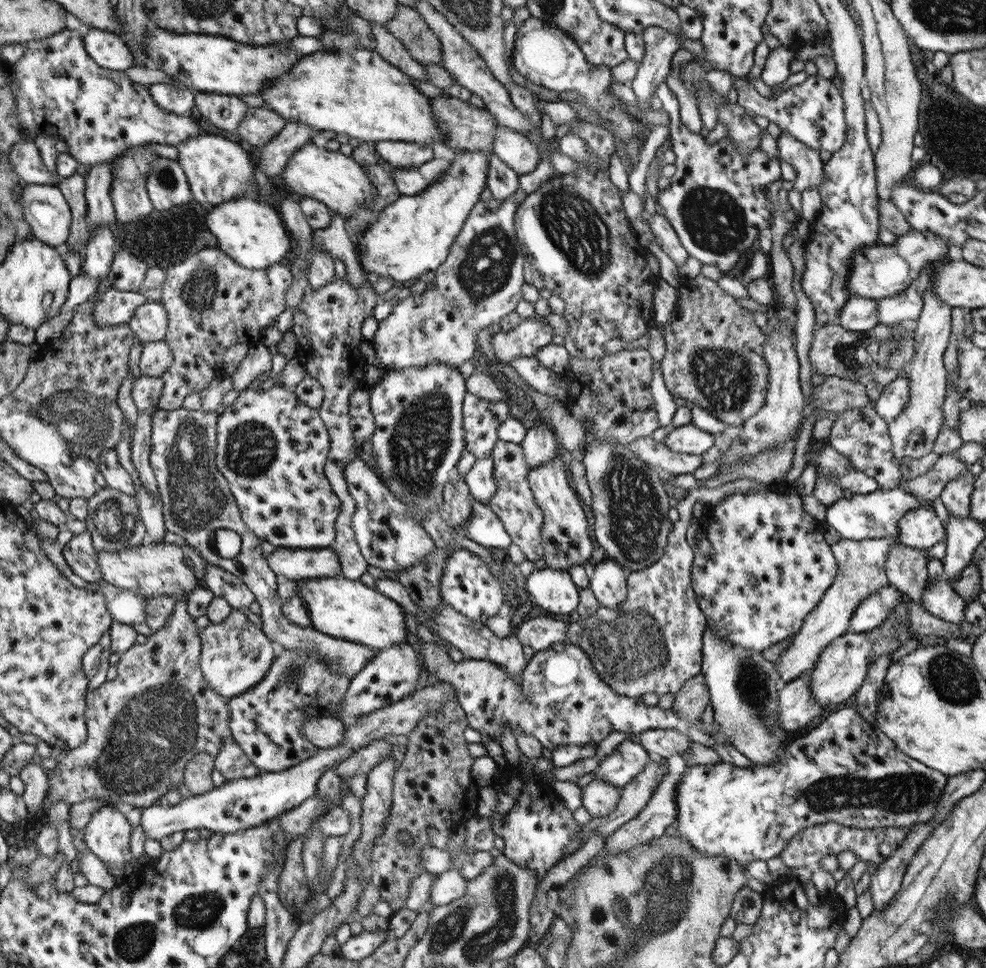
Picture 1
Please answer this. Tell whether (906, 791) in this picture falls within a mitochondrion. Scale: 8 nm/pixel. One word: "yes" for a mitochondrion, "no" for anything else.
yes

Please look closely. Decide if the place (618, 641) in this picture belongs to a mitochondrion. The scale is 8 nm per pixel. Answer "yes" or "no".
yes

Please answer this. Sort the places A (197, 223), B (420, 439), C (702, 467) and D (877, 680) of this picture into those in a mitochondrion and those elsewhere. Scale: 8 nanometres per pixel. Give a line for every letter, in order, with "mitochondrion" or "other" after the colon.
A: other
B: mitochondrion
C: other
D: other

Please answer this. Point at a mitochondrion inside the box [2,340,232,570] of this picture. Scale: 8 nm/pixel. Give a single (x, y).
(69, 426)

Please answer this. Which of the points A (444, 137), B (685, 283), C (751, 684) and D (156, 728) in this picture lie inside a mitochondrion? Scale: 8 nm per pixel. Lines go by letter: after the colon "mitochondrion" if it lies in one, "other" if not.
A: other
B: other
C: mitochondrion
D: mitochondrion

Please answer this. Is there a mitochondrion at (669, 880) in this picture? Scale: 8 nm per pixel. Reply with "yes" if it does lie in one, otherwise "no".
yes

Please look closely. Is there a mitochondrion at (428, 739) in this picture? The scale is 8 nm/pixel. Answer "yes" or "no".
no

